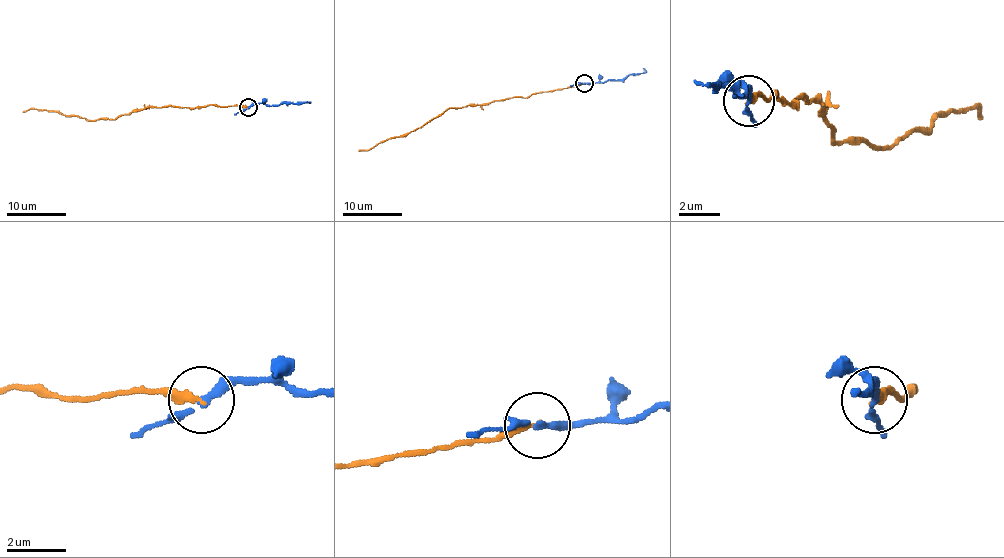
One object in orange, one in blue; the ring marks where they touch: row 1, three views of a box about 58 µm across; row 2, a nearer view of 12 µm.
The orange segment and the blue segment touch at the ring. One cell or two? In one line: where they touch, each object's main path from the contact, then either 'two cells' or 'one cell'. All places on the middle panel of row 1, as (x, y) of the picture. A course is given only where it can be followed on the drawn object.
at (584, 83); orange runs (584, 83), (525, 98), (511, 96), (480, 105), (446, 108), (419, 128), (358, 152); blue runs (584, 83), (625, 79), (631, 74), (639, 74), (644, 71), (642, 68); two cells

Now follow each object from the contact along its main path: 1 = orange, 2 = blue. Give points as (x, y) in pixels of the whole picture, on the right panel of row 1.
1: (747, 99), (814, 99), (835, 140), (902, 140), (948, 110), (979, 110), (984, 120)
2: (747, 99), (747, 89), (737, 94), (732, 89), (716, 89), (696, 79)

